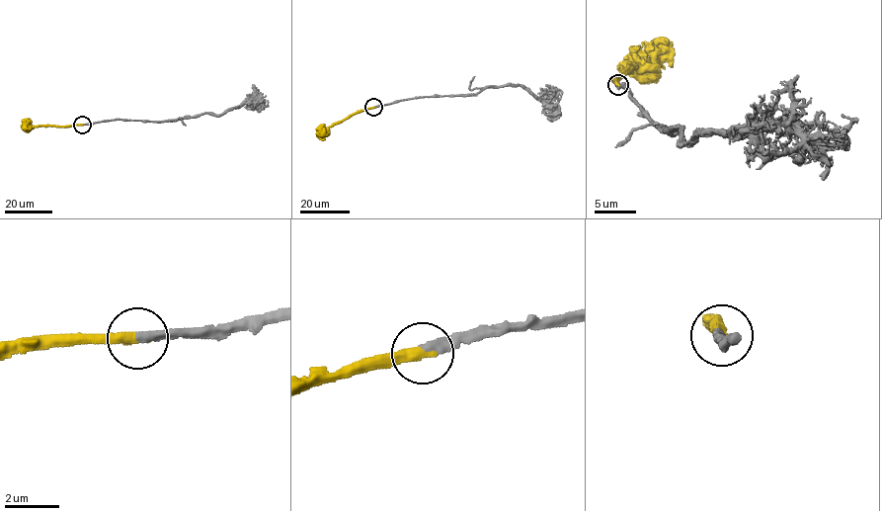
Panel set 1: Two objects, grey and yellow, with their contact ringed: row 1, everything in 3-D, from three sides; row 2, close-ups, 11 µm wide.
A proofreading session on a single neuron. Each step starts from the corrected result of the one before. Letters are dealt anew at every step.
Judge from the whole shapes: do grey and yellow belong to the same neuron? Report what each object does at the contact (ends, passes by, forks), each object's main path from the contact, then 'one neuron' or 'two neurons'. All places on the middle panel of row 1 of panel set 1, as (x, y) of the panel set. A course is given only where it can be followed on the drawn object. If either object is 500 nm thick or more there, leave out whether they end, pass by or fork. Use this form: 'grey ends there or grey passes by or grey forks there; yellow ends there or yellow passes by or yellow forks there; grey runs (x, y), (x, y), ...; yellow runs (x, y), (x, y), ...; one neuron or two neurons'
grey ends there; yellow ends there; grey runs (373, 107), (419, 97), (473, 94), (487, 87), (518, 84), (556, 109), (553, 118), (546, 118); yellow runs (373, 107), (358, 111), (333, 123), (327, 132), (316, 135); one neuron

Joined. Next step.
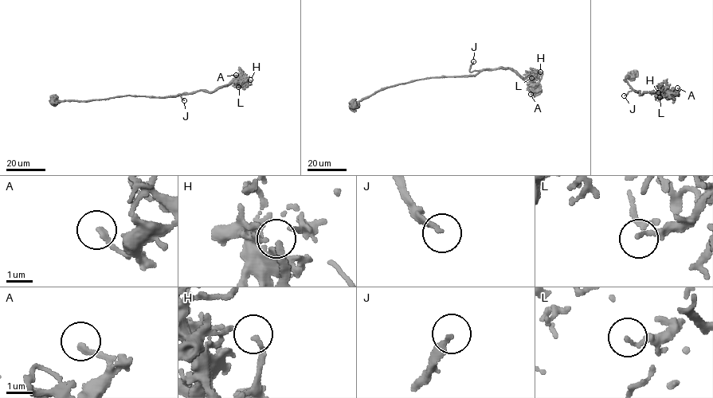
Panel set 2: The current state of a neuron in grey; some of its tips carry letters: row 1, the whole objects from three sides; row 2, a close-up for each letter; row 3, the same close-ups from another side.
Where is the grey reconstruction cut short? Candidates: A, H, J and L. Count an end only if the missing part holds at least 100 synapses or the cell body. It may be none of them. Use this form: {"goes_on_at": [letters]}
{"goes_on_at": ["J"]}

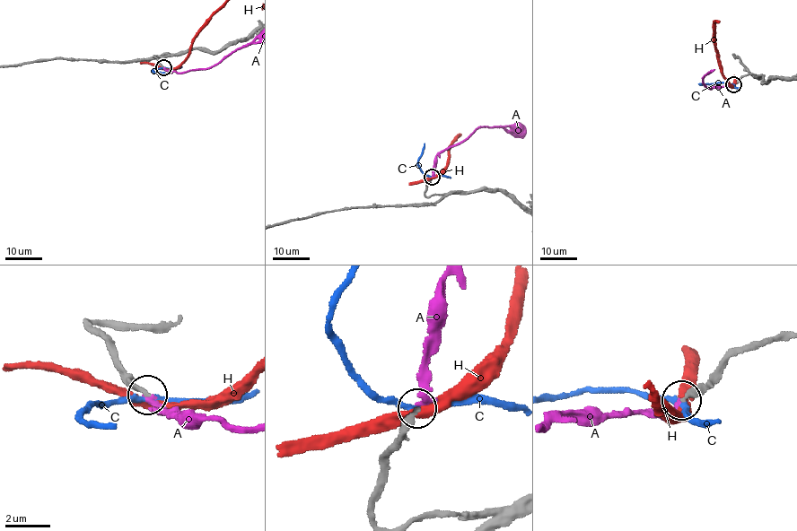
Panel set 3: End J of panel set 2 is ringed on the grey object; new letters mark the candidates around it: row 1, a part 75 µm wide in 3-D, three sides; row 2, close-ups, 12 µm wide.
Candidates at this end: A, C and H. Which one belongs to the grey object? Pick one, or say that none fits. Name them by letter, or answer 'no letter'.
A

